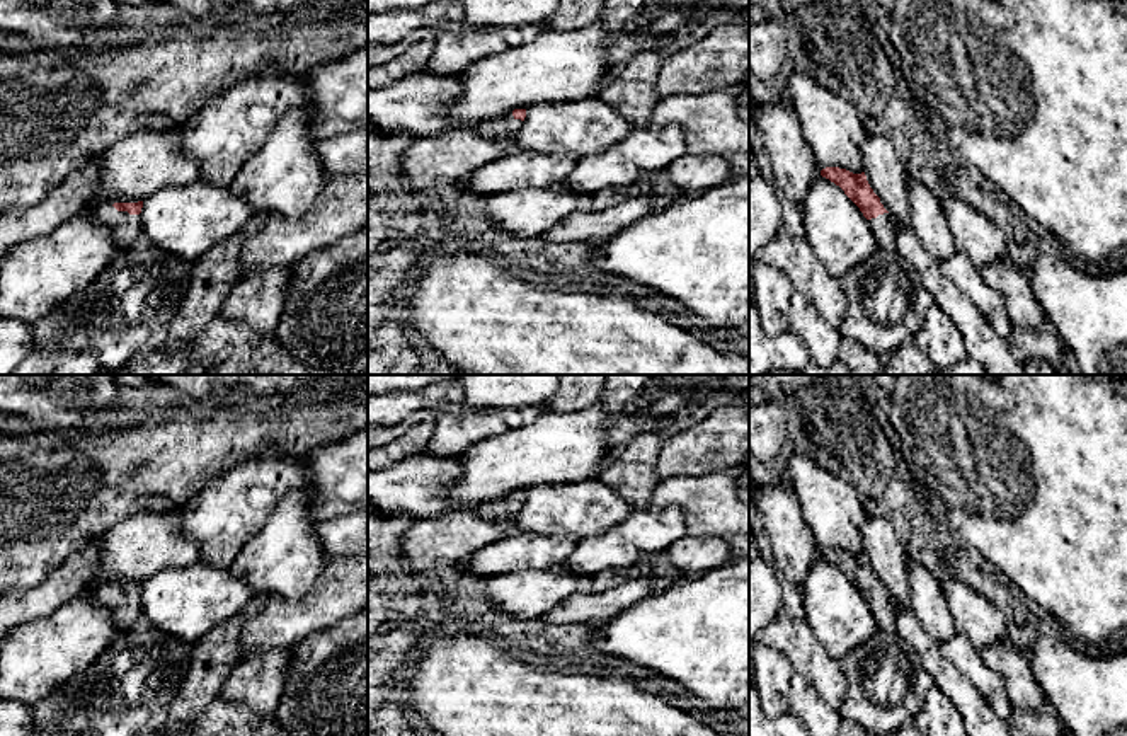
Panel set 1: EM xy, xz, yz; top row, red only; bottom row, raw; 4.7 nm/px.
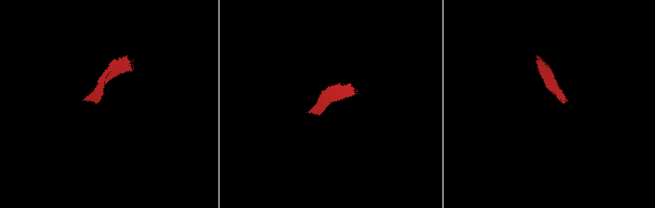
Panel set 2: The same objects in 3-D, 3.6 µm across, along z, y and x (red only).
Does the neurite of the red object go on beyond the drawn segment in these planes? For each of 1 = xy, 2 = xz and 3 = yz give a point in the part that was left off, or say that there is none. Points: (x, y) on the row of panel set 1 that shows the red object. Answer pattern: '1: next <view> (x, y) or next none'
1: next xy (126, 229)
2: next xz (506, 126)
3: next yz (884, 225)

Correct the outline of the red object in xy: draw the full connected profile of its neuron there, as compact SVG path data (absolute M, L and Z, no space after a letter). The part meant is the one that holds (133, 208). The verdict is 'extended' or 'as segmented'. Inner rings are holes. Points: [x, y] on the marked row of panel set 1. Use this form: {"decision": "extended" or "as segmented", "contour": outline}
{"decision": "extended", "contour": "M143 201L138 203L102 203L95 208L94 218L111 228L114 244L121 250L131 249L141 237L141 208Z"}

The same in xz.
{"decision": "extended", "contour": "M514 109L502 118L482 121L473 129L483 138L516 138L524 118L526 109Z"}

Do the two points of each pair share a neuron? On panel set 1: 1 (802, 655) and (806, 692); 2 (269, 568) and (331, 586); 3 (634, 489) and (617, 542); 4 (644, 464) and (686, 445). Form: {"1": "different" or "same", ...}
{"1": "different", "2": "different", "3": "different", "4": "different"}

